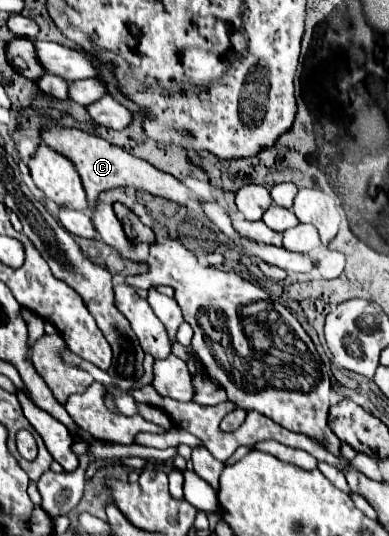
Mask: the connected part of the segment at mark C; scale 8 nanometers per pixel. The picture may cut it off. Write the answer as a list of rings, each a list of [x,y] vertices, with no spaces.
[[[56,127],[56,129],[44,129],[42,139],[44,139],[44,143],[50,149],[66,155],[66,159],[70,159],[74,163],[74,167],[78,167],[78,175],[82,179],[82,187],[84,187],[86,197],[88,197],[90,203],[96,203],[98,195],[102,191],[114,189],[114,187],[124,187],[124,185],[136,187],[136,189],[140,189],[144,193],[150,193],[150,195],[156,195],[156,197],[170,199],[170,201],[174,201],[178,205],[184,205],[184,207],[194,205],[194,201],[198,205],[202,203],[202,199],[196,193],[192,193],[188,187],[184,187],[172,175],[158,171],[150,163],[146,163],[146,161],[142,161],[142,159],[126,153],[124,149],[120,149],[116,145],[110,145],[108,141],[104,141],[104,139],[96,137],[96,135],[90,135],[90,133],[80,131],[80,129]]]

